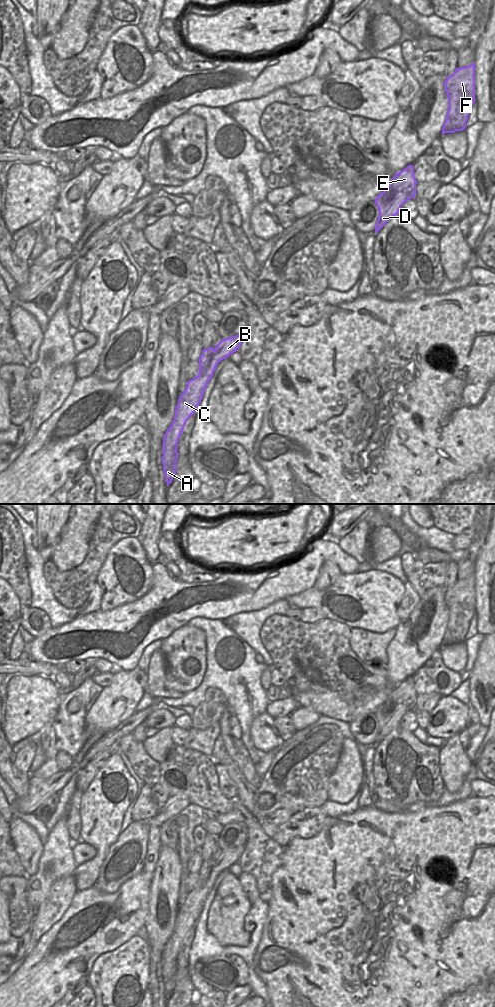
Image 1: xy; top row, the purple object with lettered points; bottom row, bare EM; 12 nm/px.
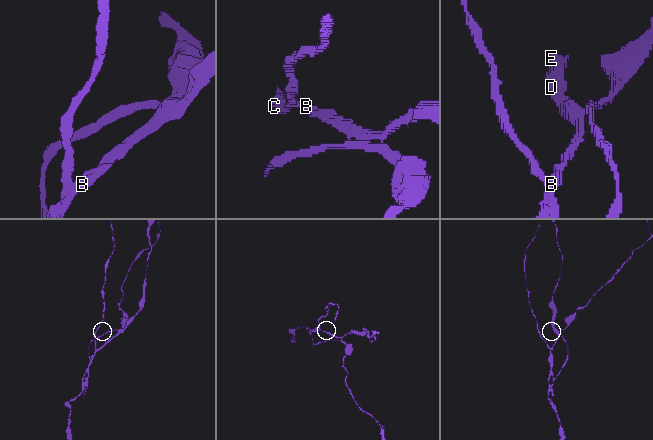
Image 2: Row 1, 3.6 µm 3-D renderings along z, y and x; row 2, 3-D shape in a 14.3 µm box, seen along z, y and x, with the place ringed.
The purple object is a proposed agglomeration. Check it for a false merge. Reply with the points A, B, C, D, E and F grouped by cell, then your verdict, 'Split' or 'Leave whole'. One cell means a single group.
Groups: A / B C D E F. Split

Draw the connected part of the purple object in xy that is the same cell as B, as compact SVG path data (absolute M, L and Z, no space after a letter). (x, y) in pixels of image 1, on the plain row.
M244 845L222 851L215 859L207 882L187 894L186 901L179 908L174 932L163 949L163 958L172 954L172 948L179 939L184 939L187 932L197 923L203 910L204 903L218 875L238 863L244 852Z

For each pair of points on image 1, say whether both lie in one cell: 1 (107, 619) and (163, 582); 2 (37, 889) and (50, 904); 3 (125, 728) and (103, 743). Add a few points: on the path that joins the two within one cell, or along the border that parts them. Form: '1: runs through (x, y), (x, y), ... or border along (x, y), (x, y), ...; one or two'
1: runs through (122, 619), (132, 619), (154, 597); one
2: border along (59, 878), (52, 884), (48, 896), (37, 908); two
3: runs through (120, 730), (108, 739); one

